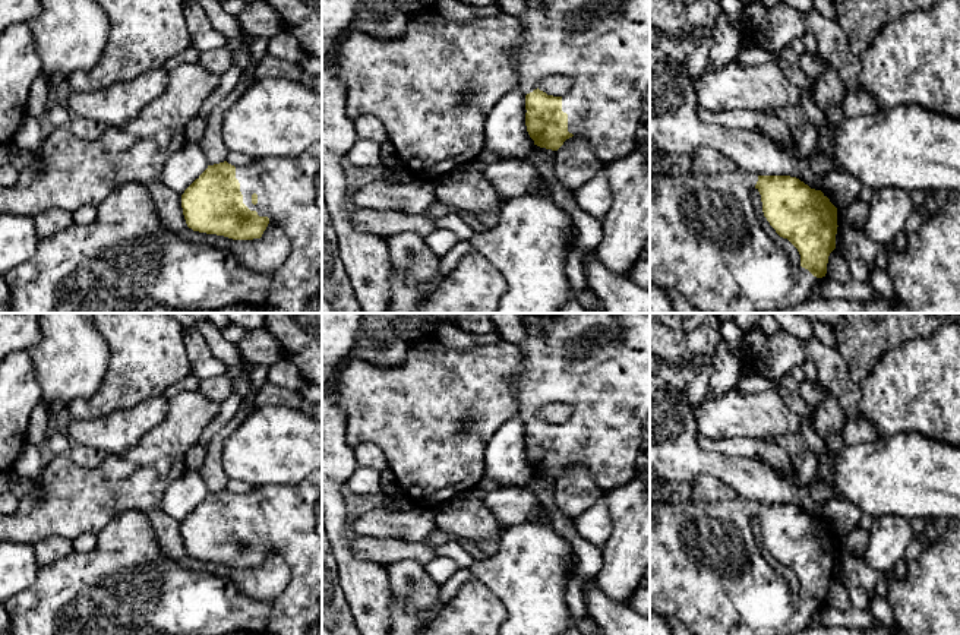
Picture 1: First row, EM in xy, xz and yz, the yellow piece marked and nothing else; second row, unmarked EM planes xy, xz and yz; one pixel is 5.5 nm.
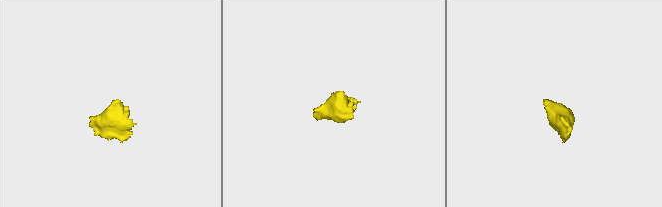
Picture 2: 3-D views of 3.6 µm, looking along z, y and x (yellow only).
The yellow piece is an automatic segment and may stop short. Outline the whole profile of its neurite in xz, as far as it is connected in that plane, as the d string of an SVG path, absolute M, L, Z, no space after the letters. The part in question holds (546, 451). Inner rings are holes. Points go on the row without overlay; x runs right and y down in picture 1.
M525 313L524 342L517 345L522 354L524 370L515 377L518 385L518 413L525 420L525 454L534 473L558 478L574 462L582 462L603 492L629 483L637 470L642 445L644 424L650 420L650 313ZM562 402L572 408L572 417L563 424L547 423L539 417L541 408Z

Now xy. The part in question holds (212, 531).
M322 468L294 486L268 484L252 487L250 492L241 495L234 495L227 489L208 493L208 496L181 522L183 543L187 555L193 559L224 563L233 568L253 568L262 565L269 550L275 550L287 562L291 578L284 591L271 601L256 600L240 594L237 587L225 578L180 568L160 549L148 516L140 511L130 509L116 515L114 519L97 534L97 544L92 550L85 553L72 552L63 559L40 566L34 584L3 603L10 619L7 635L152 635L155 632L170 635L227 635L241 631L256 635L307 635L309 629L322 620L322 537L315 530L315 505L320 496Z

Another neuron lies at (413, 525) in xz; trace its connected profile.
M414 506L404 512L361 508L350 518L350 527L359 537L397 537L402 541L424 541L435 533L435 508Z

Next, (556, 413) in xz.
M553 402L540 410L539 417L553 424L563 424L572 417L572 407Z

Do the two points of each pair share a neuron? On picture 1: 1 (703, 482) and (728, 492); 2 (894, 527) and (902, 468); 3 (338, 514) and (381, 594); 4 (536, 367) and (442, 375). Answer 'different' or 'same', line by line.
1: same
2: different
3: same
4: different

